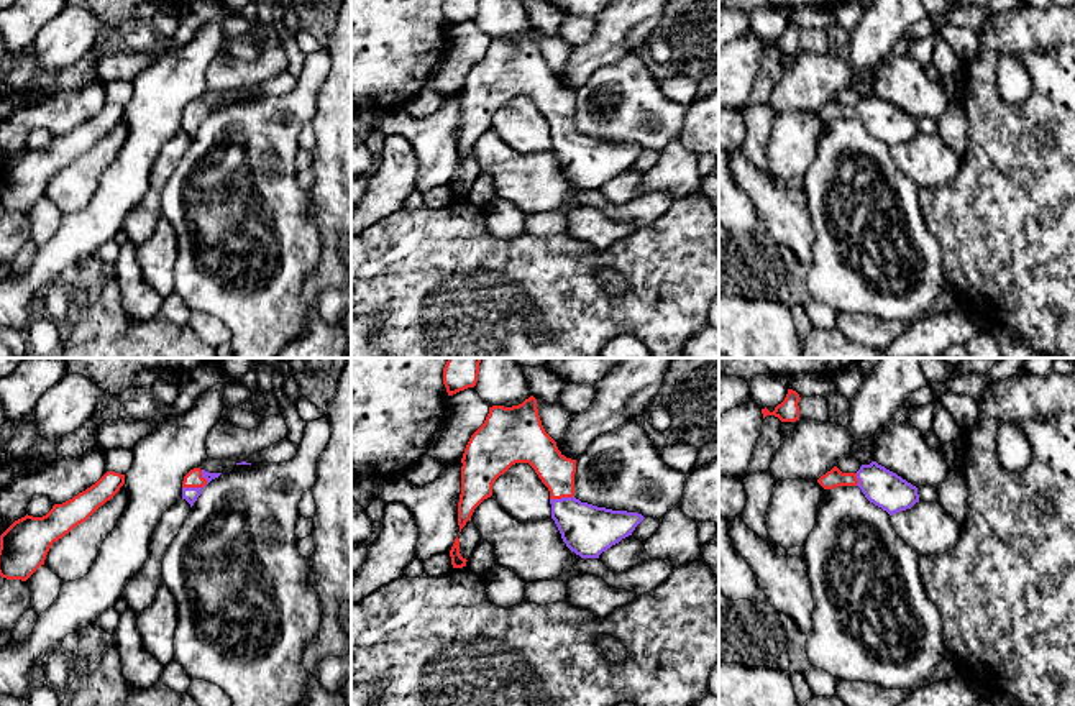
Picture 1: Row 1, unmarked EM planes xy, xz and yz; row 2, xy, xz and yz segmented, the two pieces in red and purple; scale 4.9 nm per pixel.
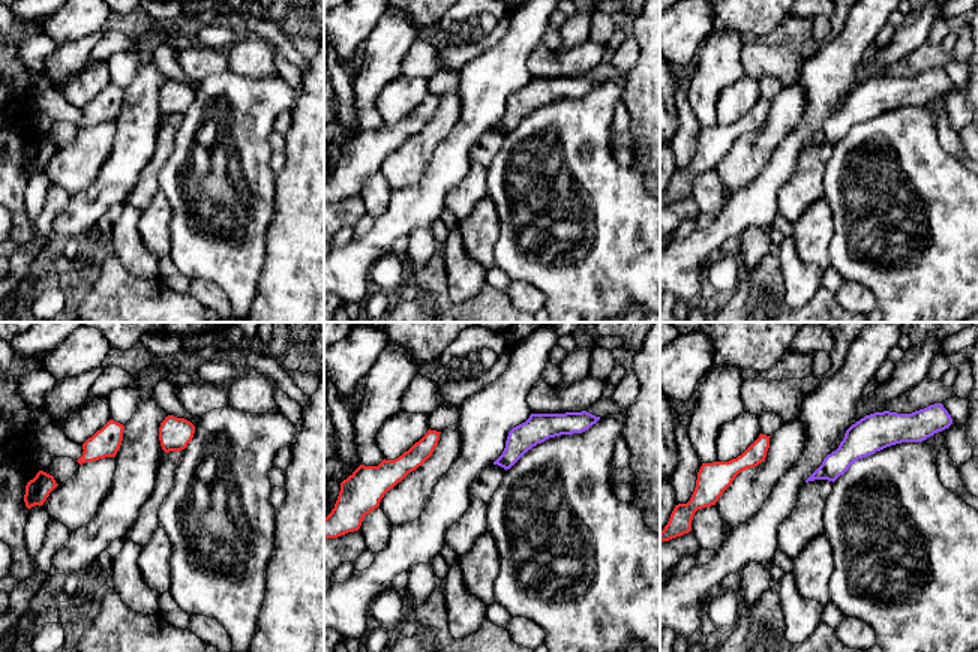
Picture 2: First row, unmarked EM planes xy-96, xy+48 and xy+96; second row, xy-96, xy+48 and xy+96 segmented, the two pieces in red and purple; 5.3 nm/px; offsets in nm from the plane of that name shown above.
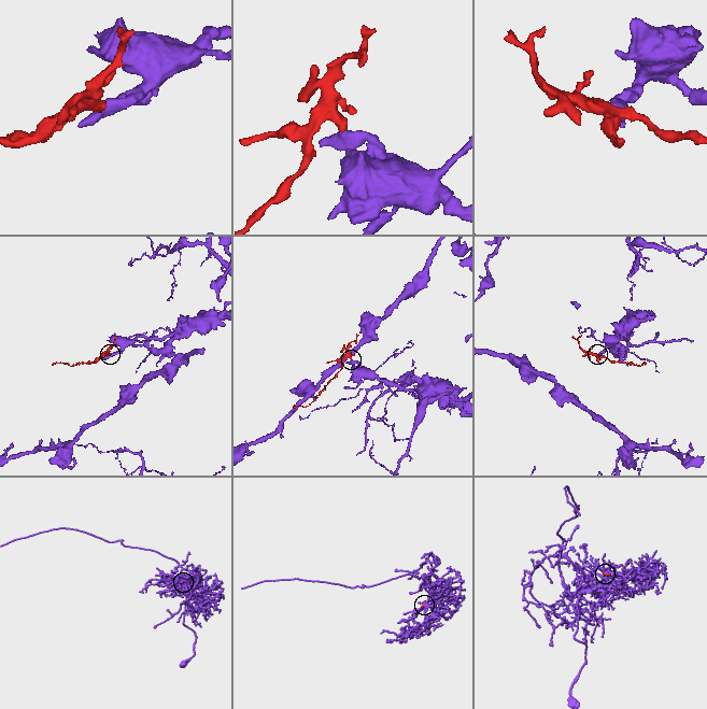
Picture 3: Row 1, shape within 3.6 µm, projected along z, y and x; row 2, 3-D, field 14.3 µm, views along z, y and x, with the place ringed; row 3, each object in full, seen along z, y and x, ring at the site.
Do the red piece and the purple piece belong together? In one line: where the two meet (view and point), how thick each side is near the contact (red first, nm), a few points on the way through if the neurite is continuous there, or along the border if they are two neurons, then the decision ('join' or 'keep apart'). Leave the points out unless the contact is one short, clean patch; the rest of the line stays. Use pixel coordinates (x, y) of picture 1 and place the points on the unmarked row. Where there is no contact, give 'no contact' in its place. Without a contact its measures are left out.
xy (201, 119) | 80/70 nm | across xy (194, 110), (201, 119), (191, 127) | join

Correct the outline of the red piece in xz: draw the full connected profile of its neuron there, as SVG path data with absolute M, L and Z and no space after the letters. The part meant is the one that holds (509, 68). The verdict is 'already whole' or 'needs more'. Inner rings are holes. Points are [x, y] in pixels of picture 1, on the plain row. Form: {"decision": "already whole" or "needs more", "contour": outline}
{"decision": "needs more", "contour": "M533 28L519 38L489 39L461 95L460 164L474 141L492 128L494 113L515 95L528 95L548 120L551 151L566 179L581 190L599 190L645 151L638 144L597 140L574 130L576 92L566 90L545 64Z"}

